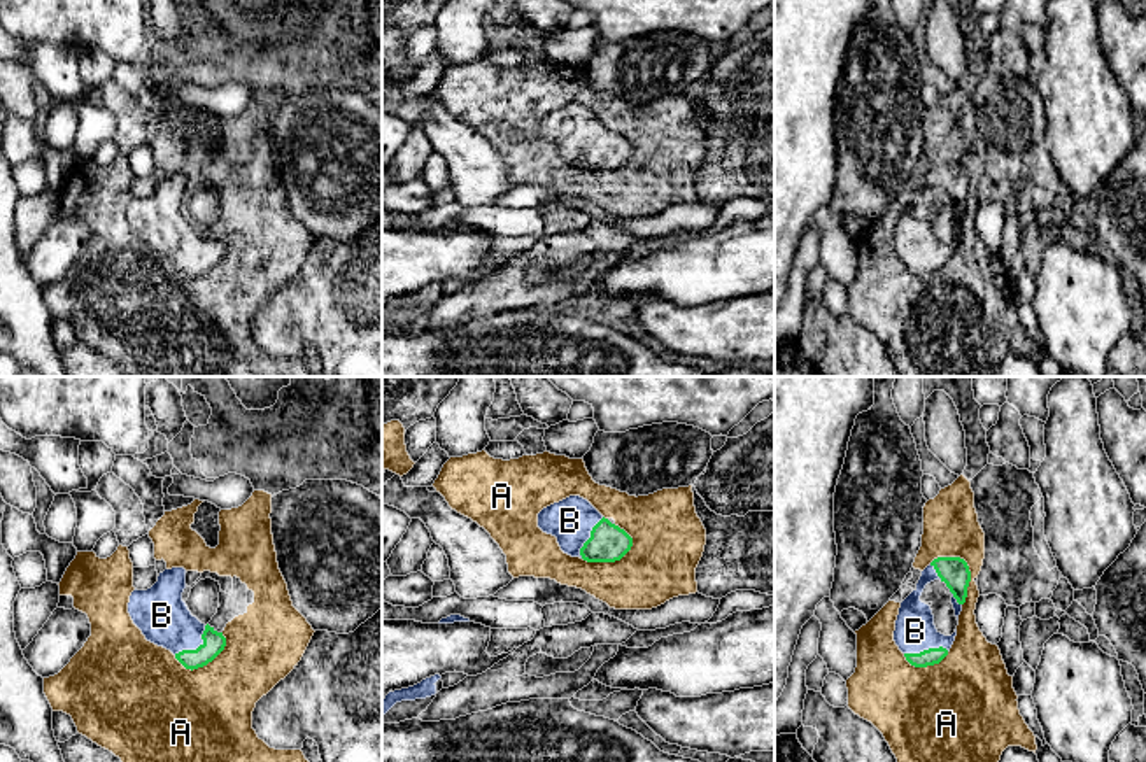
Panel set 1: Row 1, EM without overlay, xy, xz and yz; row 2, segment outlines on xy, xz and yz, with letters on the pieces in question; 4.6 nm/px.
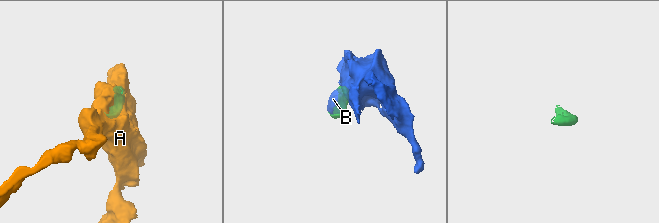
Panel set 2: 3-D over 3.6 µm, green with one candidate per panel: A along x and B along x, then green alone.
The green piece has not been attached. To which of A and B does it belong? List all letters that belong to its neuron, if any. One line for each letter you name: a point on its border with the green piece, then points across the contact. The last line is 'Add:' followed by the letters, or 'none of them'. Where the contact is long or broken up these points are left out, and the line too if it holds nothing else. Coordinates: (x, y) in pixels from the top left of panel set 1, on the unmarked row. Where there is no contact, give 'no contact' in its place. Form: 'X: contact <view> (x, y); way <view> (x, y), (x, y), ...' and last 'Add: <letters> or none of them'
B: contact xy (197, 256)
Add: B

